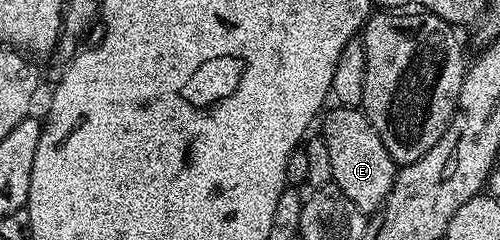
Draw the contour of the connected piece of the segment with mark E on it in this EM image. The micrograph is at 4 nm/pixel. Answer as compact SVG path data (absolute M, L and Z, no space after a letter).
M336 106L333 109L328 117L323 117L322 132L326 150L330 150L332 183L338 185L342 194L346 194L346 198L350 198L350 202L354 202L358 210L375 214L380 211L384 199L394 186L398 165L386 146L382 146L382 138L373 130L371 122L359 107Z

